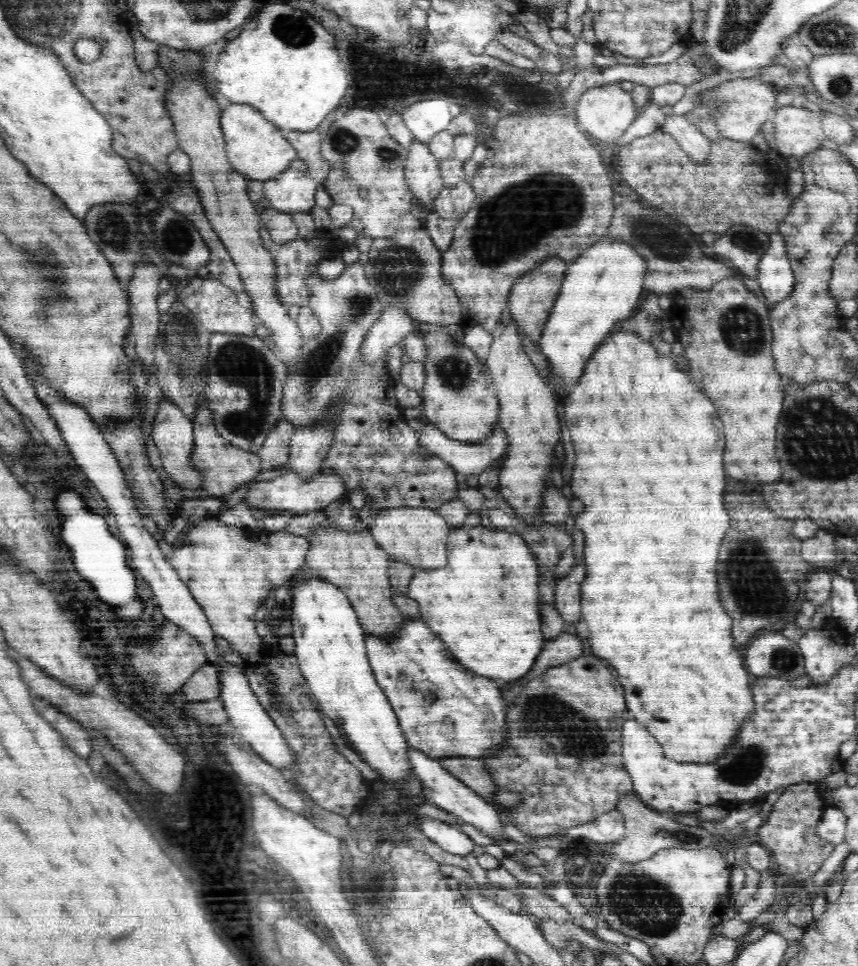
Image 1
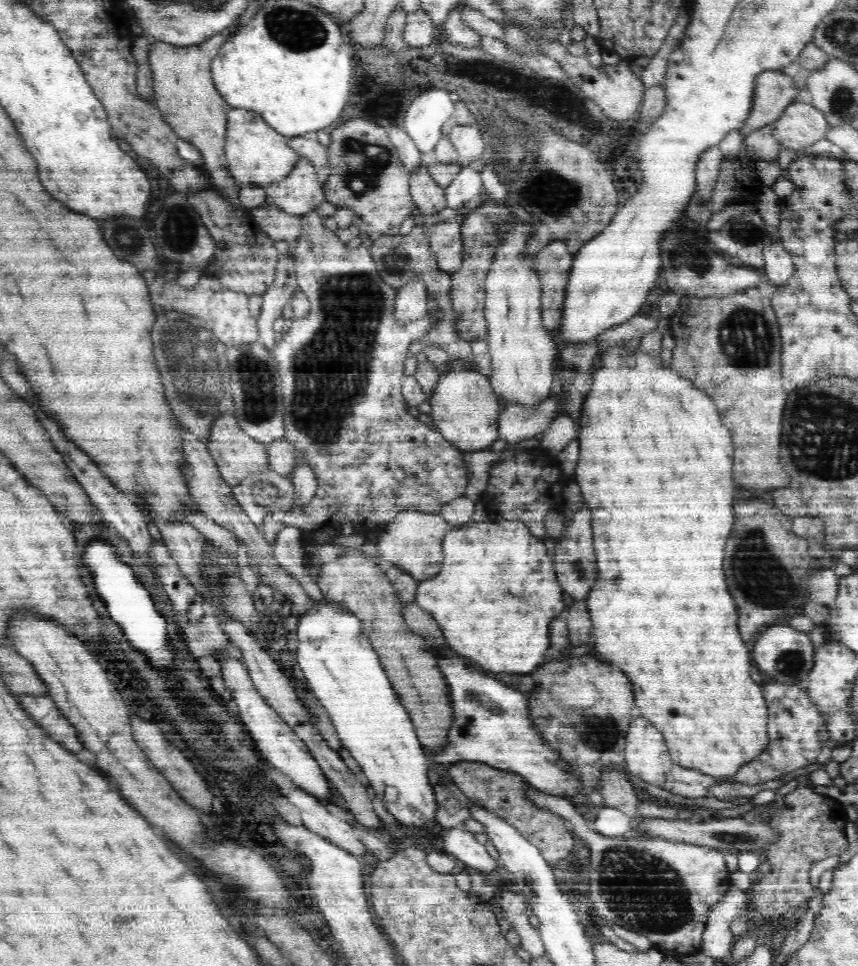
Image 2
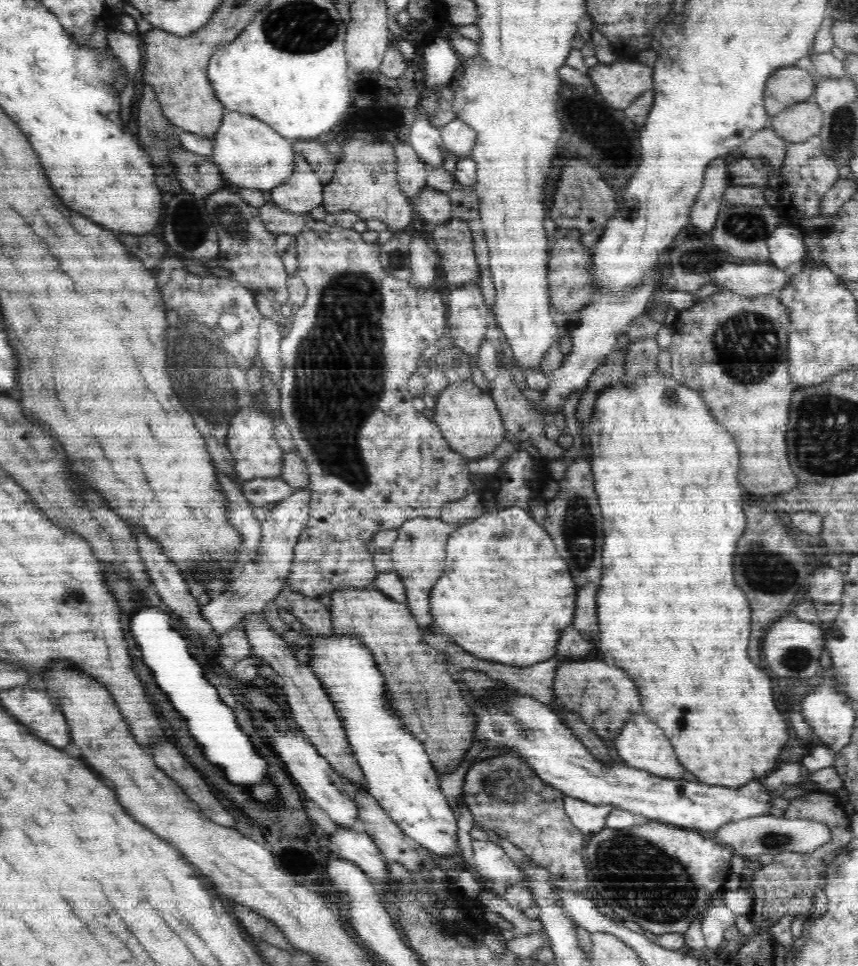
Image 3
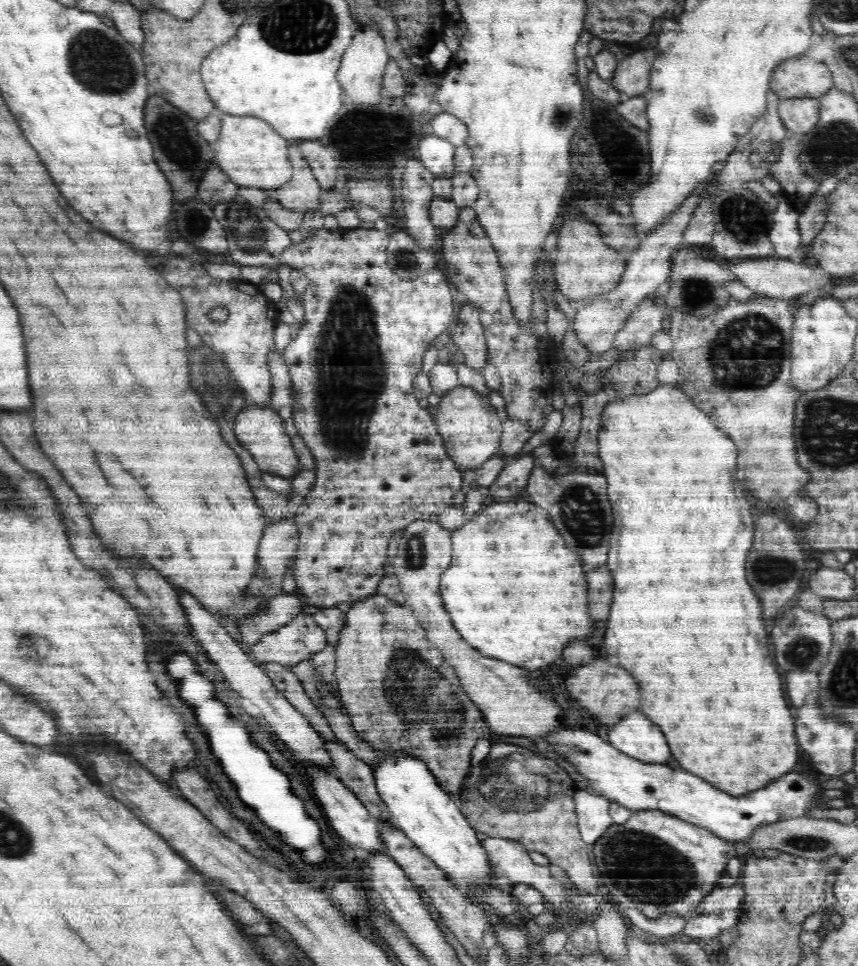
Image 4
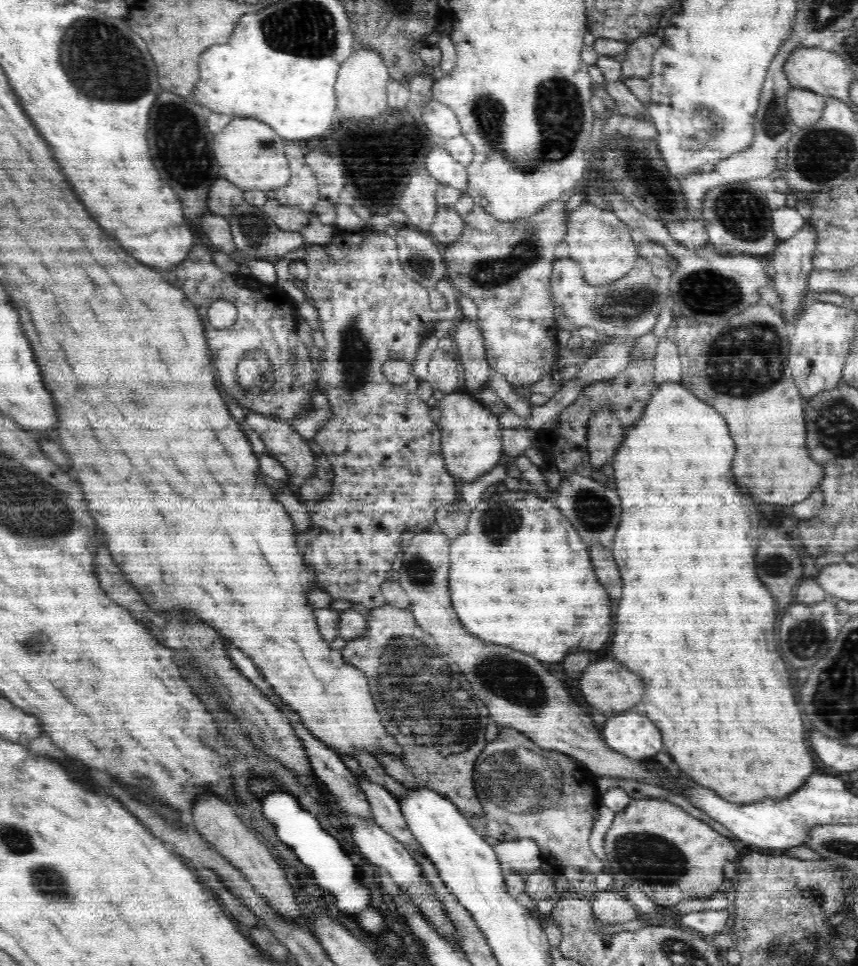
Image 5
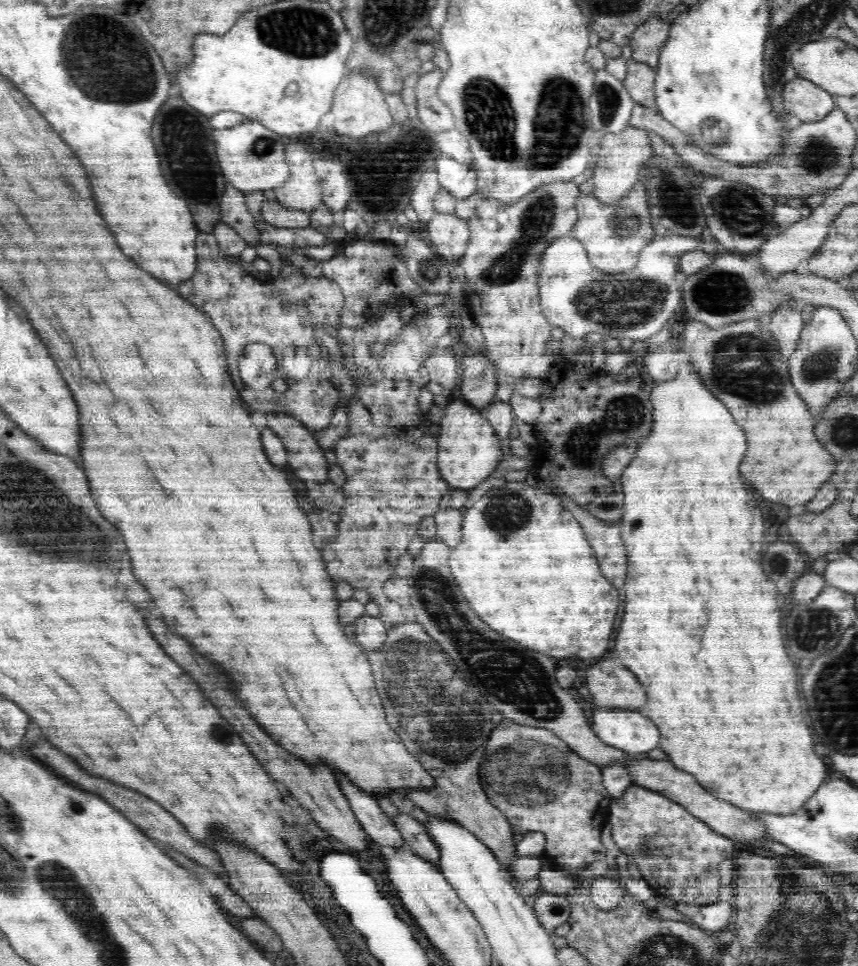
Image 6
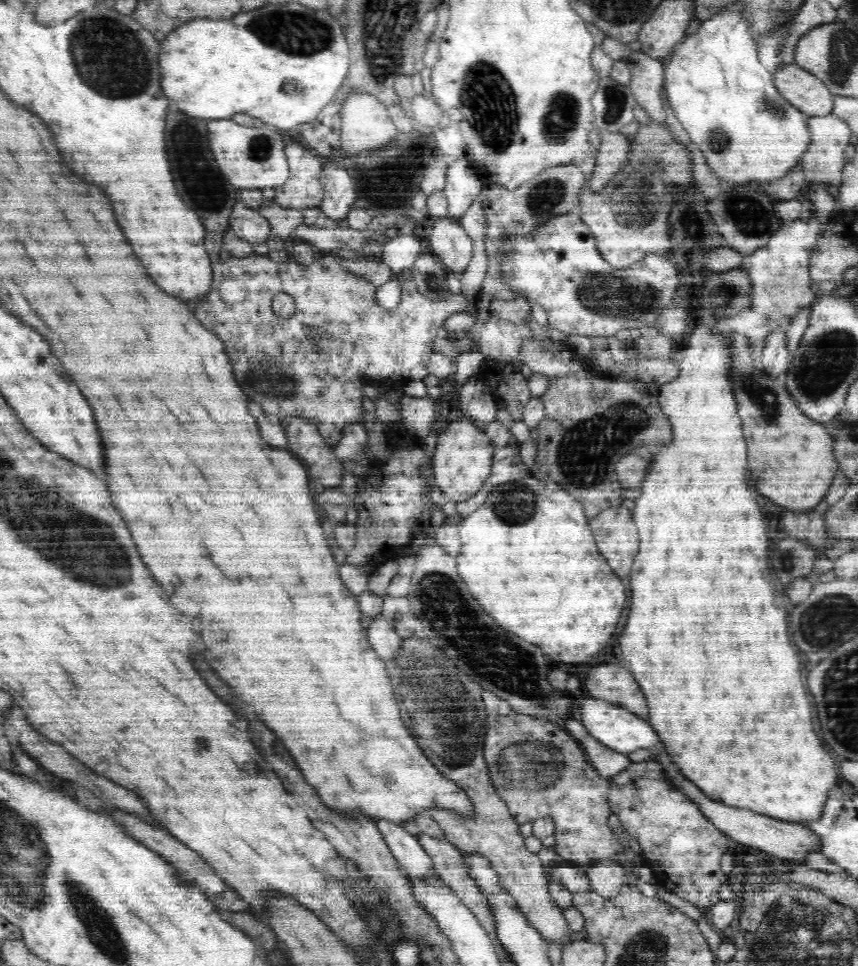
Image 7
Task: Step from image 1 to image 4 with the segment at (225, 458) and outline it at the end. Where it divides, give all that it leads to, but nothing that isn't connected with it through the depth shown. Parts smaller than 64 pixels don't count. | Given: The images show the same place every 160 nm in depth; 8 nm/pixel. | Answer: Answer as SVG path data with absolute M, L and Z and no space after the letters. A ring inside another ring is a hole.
M254 404L247 410L241 410L234 421L234 434L236 434L237 441L252 455L261 472L270 472L276 476L290 478L302 470L292 440L284 430L284 420L270 406Z

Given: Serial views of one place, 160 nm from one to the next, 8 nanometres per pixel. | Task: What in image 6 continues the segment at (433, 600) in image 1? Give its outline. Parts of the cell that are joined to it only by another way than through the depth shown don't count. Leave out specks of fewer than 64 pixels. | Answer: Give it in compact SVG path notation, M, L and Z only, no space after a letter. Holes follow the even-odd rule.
M506 481L501 487L490 489L485 496L476 501L472 508L468 508L463 518L461 532L462 538L458 546L451 548L449 568L452 570L454 580L460 584L460 590L466 596L468 604L474 608L474 612L478 612L478 616L482 616L482 620L486 620L486 624L490 624L490 628L494 628L494 632L500 632L506 638L510 638L526 648L532 648L536 652L542 652L542 654L554 656L554 658L588 660L588 658L598 658L608 650L608 634L612 636L612 630L614 630L614 622L616 622L618 608L620 608L620 594L602 576L598 562L596 562L597 556L594 556L595 552L592 552L593 548L590 548L590 542L586 539L582 526L578 523L577 518L565 508L558 493L552 493L539 484L532 486L527 481Z

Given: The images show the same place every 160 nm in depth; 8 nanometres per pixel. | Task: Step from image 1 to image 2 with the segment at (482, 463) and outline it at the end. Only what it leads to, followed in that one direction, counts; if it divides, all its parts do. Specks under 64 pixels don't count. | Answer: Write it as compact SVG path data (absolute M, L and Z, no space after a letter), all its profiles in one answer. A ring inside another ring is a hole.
M550 394L542 404L536 406L506 406L498 419L502 442L516 444L525 438L533 438L536 434L545 432L556 418L557 404L556 397Z

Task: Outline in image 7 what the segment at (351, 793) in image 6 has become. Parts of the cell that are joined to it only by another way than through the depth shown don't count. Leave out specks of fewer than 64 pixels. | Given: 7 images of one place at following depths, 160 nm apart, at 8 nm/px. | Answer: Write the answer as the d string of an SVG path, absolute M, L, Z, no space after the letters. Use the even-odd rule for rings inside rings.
M376 824L397 863L402 865L410 878L423 881L430 877L439 879L433 869L432 858L425 853L416 836L394 824Z

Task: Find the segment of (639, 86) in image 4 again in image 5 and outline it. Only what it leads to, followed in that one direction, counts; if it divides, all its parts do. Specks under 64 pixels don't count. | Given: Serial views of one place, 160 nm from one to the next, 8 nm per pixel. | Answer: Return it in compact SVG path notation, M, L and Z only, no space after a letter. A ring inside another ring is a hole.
M646 34L633 40L625 53L626 59L621 63L622 81L632 78L648 80L653 71L654 54L662 44L662 38L659 38L656 34Z

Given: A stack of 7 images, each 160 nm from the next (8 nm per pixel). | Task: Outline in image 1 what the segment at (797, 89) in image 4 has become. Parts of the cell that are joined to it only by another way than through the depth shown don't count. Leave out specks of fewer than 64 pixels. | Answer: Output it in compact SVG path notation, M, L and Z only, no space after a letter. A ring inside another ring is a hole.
M744 75L743 77L732 78L730 83L722 82L722 86L717 88L715 92L729 100L726 110L713 120L723 138L750 143L752 138L760 132L760 126L768 120L768 114L776 102L776 92L772 92L770 86L766 86L762 82L766 82L766 80L746 78Z

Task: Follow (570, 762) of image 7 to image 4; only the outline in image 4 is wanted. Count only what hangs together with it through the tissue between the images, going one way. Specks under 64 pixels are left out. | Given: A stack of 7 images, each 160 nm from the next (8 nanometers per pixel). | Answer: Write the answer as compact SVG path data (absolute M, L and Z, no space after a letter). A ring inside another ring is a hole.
M500 739L497 742L492 743L491 749L486 758L484 758L484 760L478 763L475 767L471 767L470 770L470 776L468 777L468 780L466 780L466 787L468 787L468 790L466 790L465 794L458 796L457 800L462 814L466 816L467 821L470 823L470 826L472 828L475 828L476 831L488 834L490 838L508 838L510 840L516 840L524 848L527 848L532 852L540 852L540 854L543 854L544 856L546 856L546 858L548 858L549 864L560 866L560 868L562 868L562 870L566 872L568 878L570 878L570 882L574 883L577 894L596 894L594 890L597 890L598 884L600 884L600 878L598 878L598 876L594 874L594 867L592 867L592 864L588 859L590 848L588 848L588 844L586 844L581 839L582 835L580 834L578 828L577 816L574 810L573 796L576 791L581 789L581 786L577 779L572 779L570 778L570 776L568 776L569 768L567 766L561 763L556 764L556 762L554 762L554 759L550 755L544 756L543 754L534 751L528 744L523 744L519 741L511 739Z

